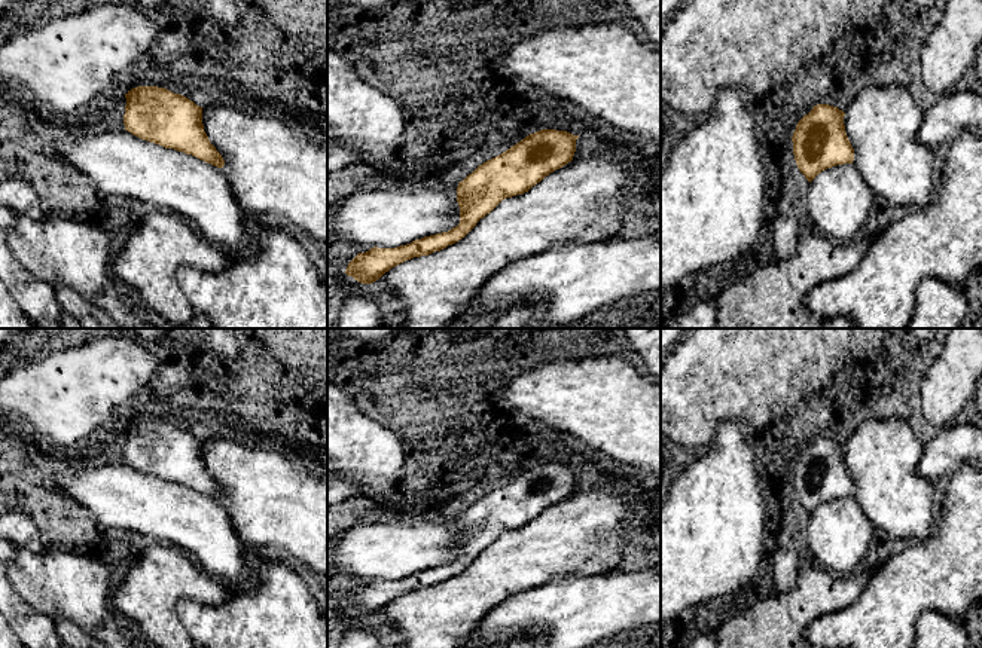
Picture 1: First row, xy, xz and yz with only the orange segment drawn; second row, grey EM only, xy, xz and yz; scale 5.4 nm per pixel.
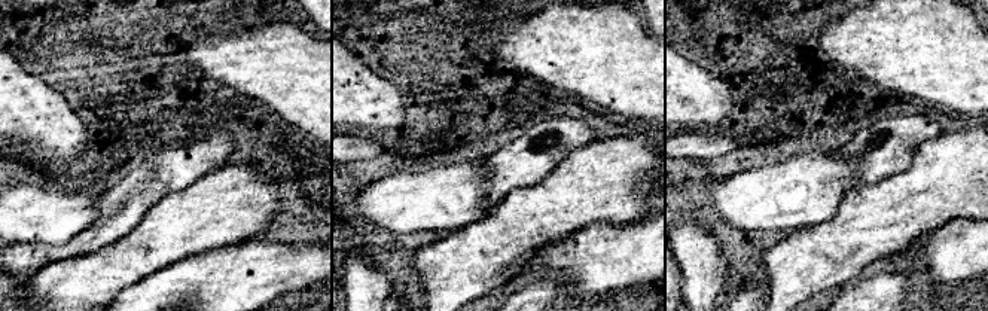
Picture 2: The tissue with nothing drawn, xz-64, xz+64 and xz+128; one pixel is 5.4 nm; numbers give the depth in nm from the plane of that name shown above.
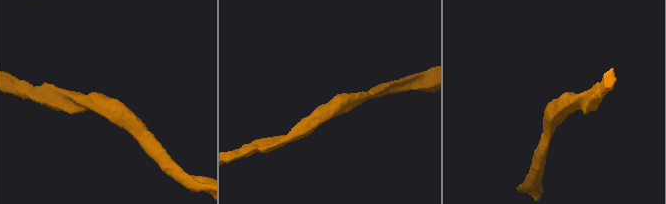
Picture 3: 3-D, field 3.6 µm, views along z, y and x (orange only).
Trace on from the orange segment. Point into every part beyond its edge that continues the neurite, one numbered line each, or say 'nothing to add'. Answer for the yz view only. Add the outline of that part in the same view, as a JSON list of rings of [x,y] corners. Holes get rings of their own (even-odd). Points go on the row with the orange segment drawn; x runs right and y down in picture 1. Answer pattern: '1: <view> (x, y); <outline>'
nothing to add

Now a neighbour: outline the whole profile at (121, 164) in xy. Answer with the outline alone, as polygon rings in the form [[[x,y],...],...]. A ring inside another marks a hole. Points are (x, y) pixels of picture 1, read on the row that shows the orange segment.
[[[128,131],[60,138],[55,147],[103,193],[132,198],[183,217],[231,259],[256,256],[259,227],[247,229],[222,168]]]

